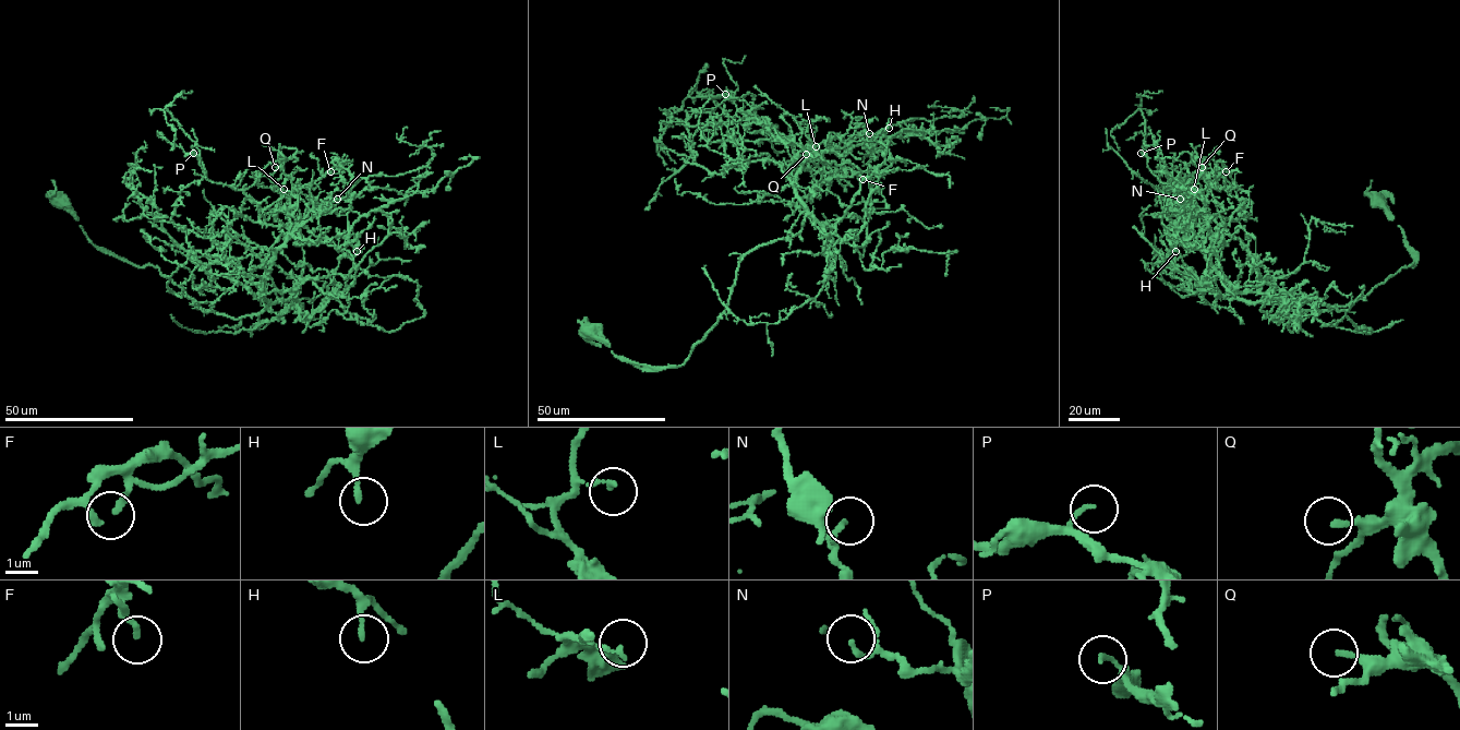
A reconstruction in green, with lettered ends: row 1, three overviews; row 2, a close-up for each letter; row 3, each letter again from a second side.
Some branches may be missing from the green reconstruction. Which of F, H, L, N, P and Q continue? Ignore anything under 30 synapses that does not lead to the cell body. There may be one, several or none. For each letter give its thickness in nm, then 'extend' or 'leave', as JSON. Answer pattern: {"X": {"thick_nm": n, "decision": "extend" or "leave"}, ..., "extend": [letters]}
{"F": {"thick_nm": 180, "decision": "leave"}, "H": {"thick_nm": 170, "decision": "leave"}, "L": {"thick_nm": 150, "decision": "leave"}, "N": {"thick_nm": 170, "decision": "leave"}, "P": {"thick_nm": 130, "decision": "leave"}, "Q": {"thick_nm": 170, "decision": "extend"}, "extend": ["Q"]}

